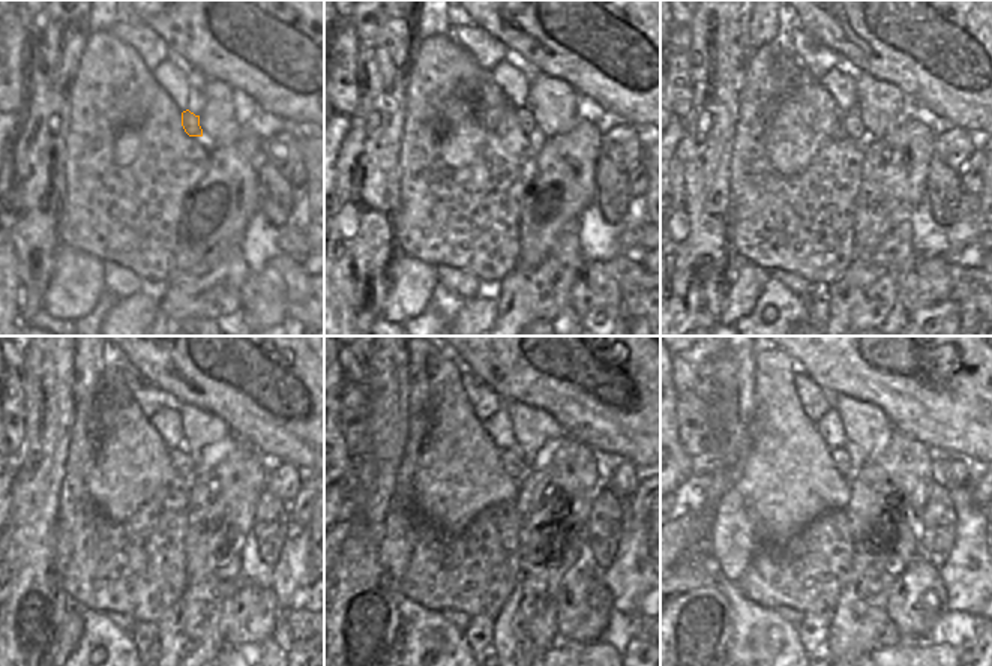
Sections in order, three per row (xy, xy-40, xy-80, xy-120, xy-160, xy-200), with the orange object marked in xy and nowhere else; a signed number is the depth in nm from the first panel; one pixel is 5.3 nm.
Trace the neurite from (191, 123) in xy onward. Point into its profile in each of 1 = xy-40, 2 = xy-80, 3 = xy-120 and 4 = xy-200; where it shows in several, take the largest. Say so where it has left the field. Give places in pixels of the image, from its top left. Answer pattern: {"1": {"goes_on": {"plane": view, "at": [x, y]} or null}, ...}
{"1": {"goes_on": {"plane": "xy-40", "at": [527, 122]}}, "2": {"goes_on": {"plane": "xy-80", "at": [853, 125]}}, "3": {"goes_on": {"plane": "xy-120", "at": [179, 458]}}, "4": {"goes_on": {"plane": "xy-200", "at": [842, 459]}}}

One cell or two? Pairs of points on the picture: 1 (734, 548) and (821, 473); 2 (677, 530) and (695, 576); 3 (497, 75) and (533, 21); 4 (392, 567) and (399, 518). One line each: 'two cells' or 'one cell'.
1: one cell
2: two cells
3: two cells
4: one cell

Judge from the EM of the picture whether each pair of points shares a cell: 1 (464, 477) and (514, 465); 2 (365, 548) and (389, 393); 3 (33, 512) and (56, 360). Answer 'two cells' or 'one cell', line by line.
1: two cells
2: one cell
3: one cell

